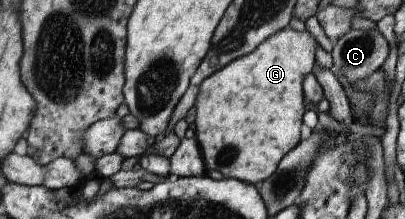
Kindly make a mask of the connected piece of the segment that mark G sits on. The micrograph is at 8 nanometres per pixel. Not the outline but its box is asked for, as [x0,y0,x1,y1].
[194,26,317,185]

